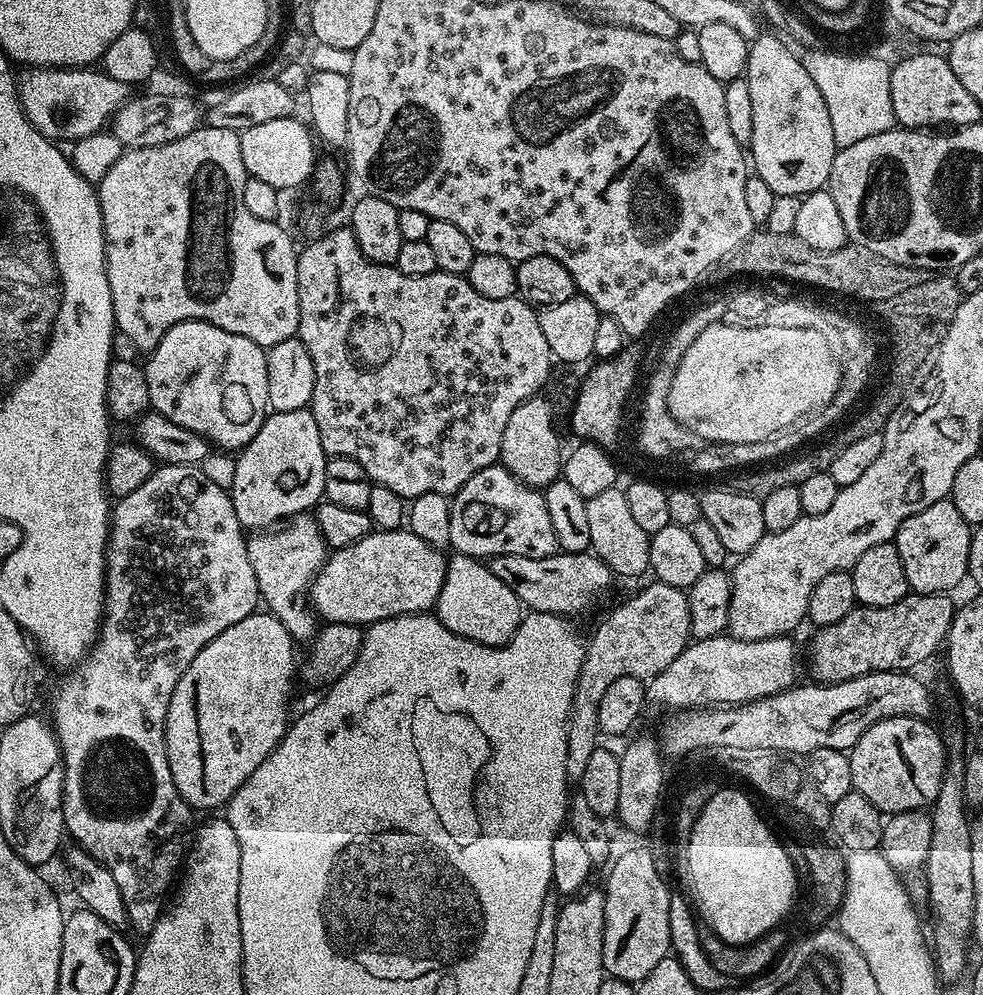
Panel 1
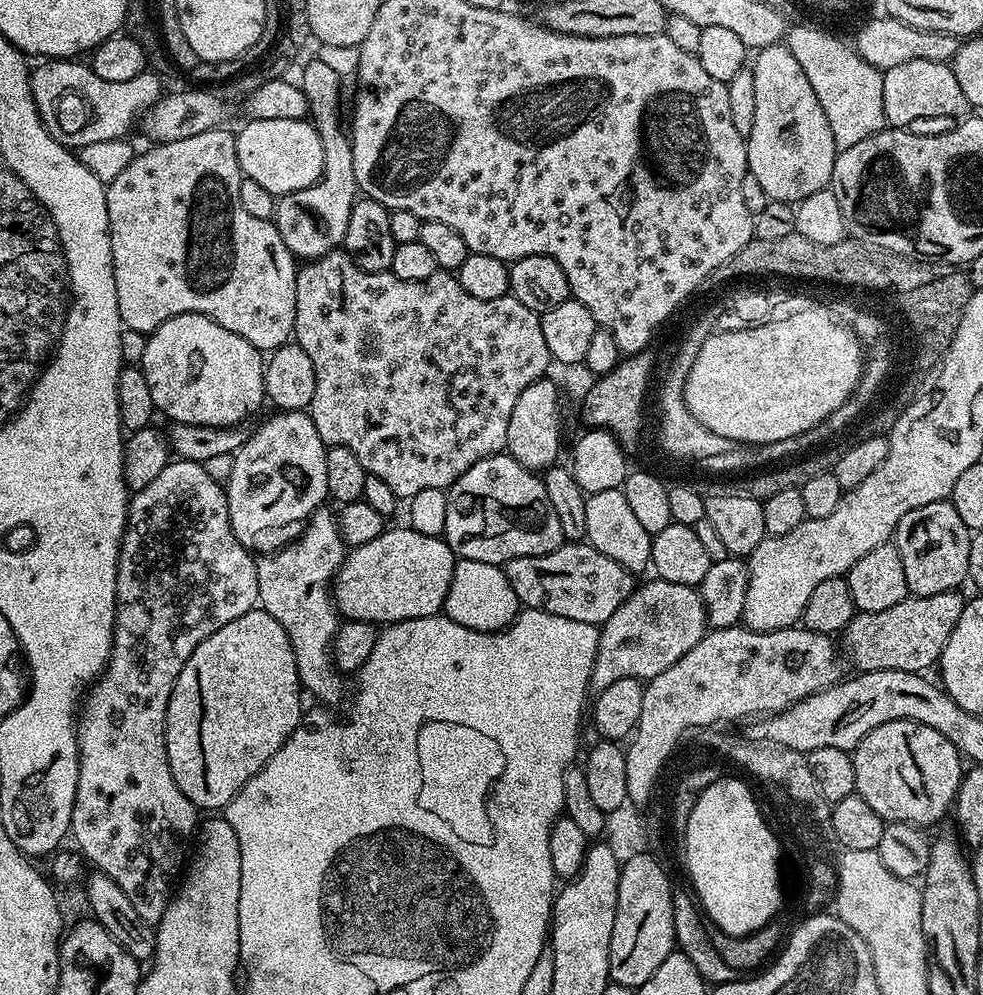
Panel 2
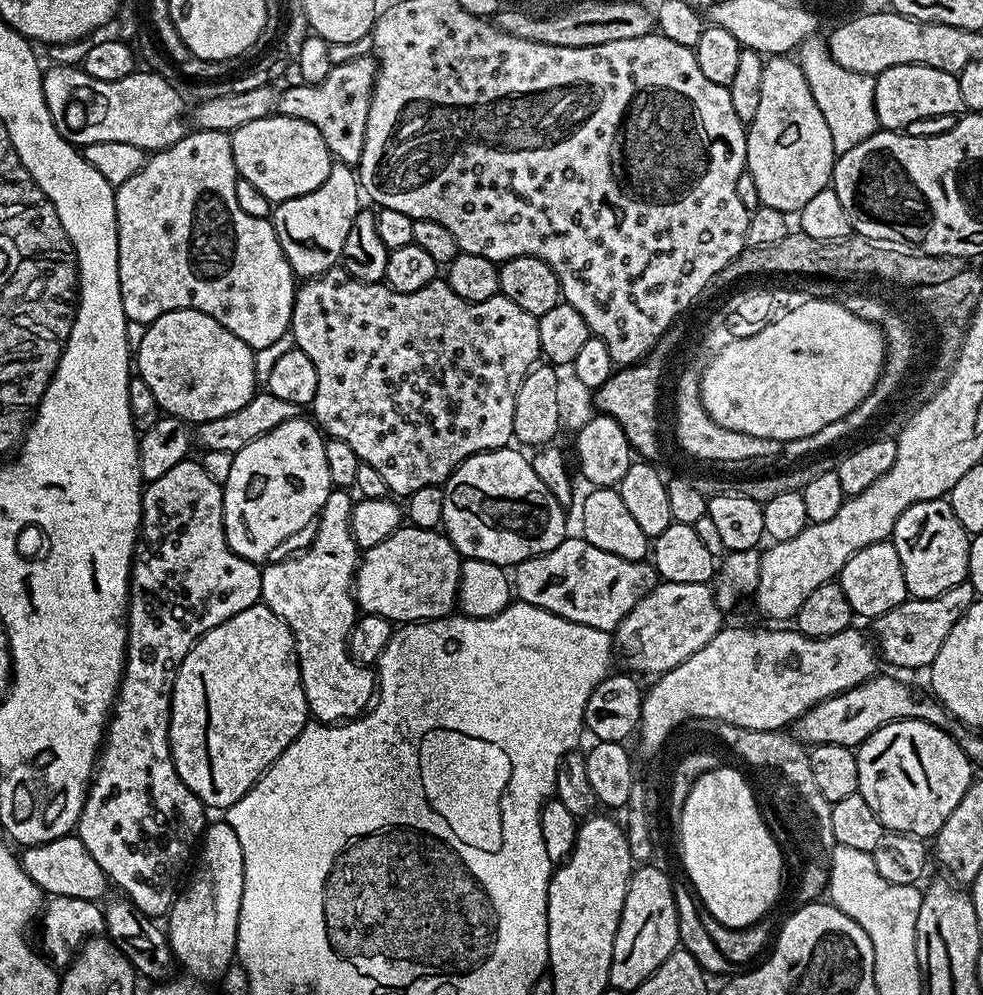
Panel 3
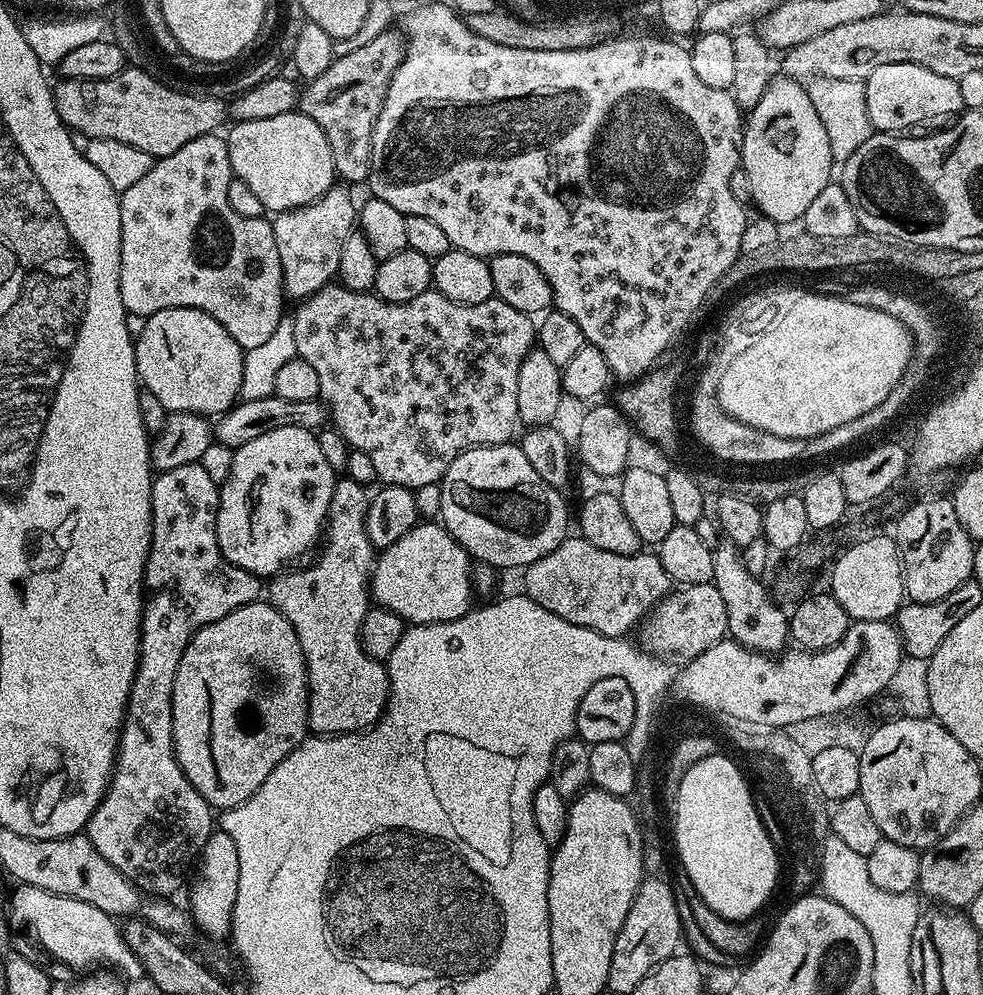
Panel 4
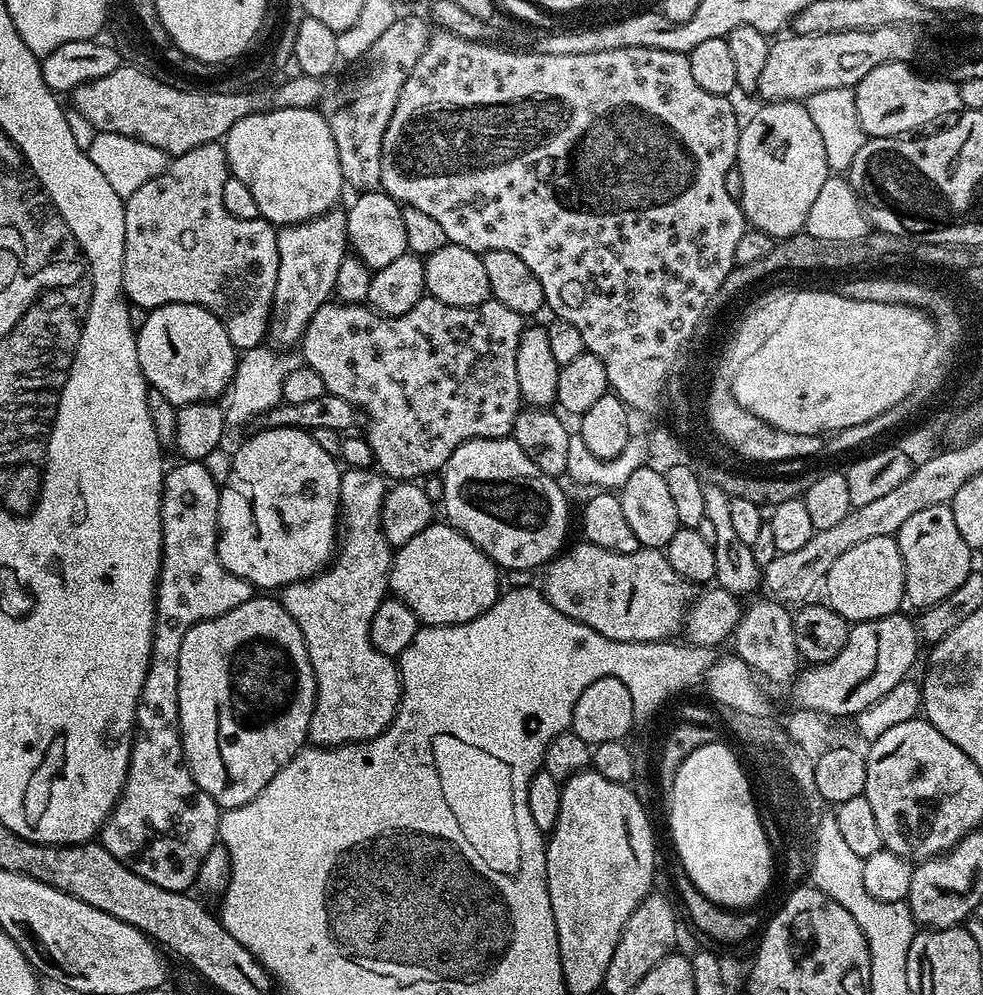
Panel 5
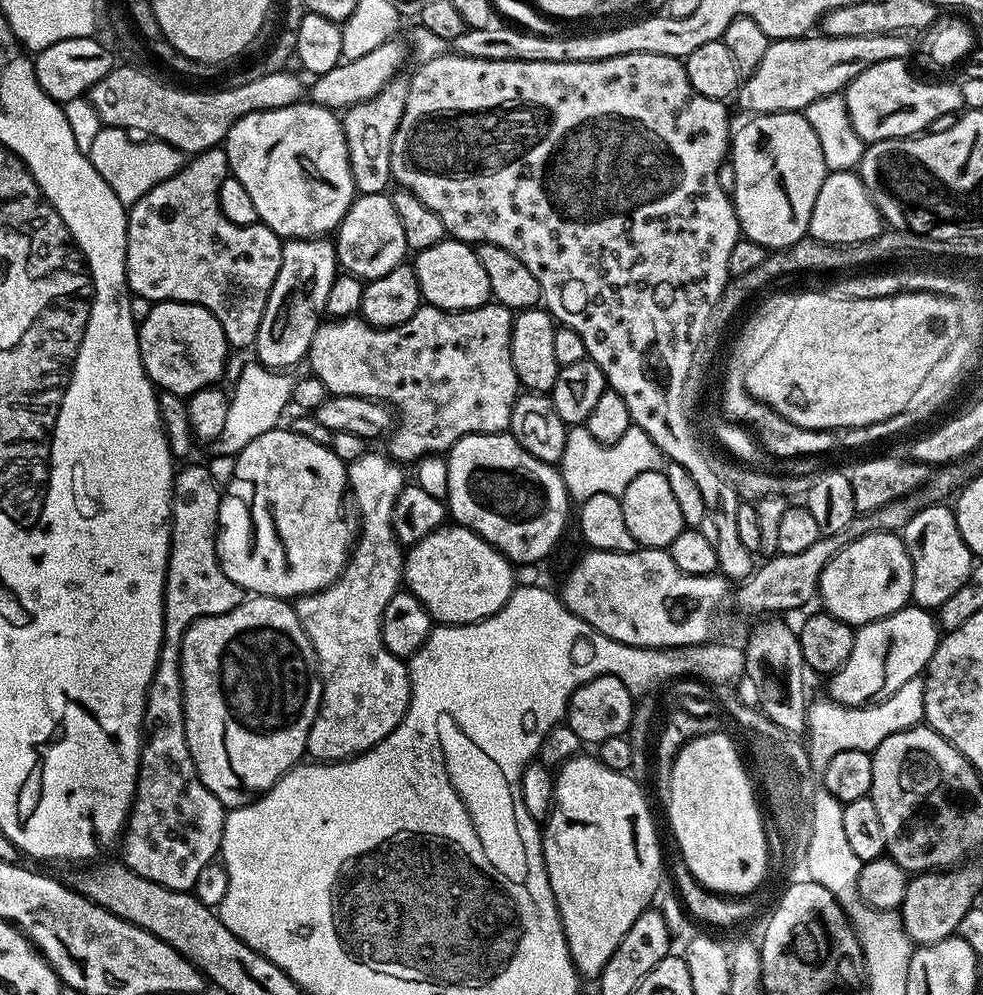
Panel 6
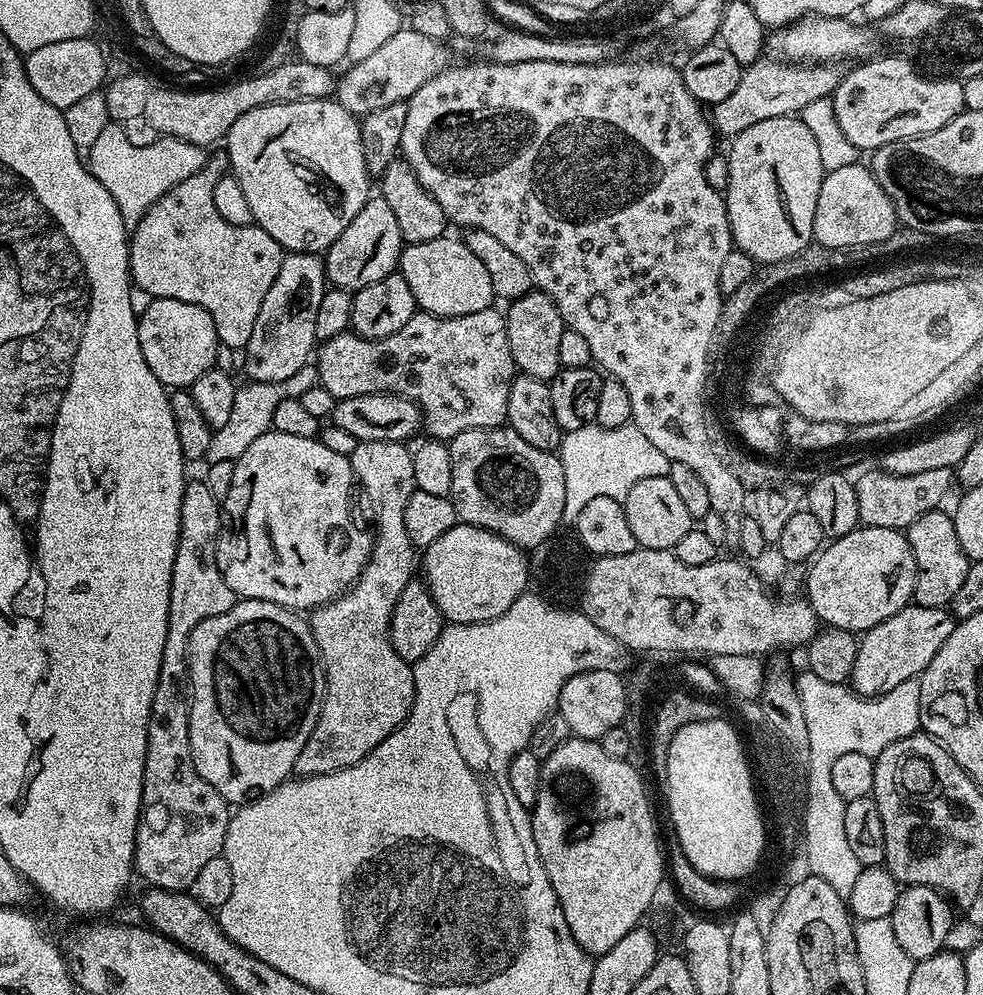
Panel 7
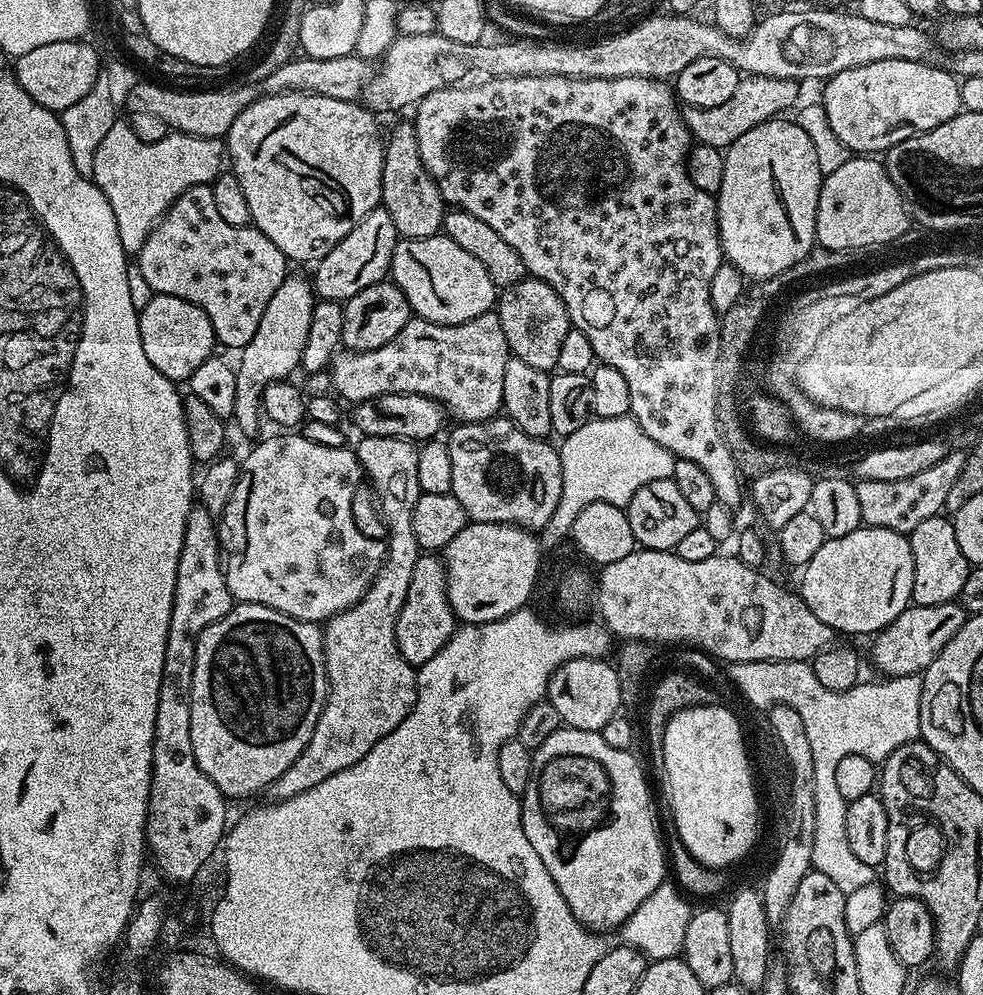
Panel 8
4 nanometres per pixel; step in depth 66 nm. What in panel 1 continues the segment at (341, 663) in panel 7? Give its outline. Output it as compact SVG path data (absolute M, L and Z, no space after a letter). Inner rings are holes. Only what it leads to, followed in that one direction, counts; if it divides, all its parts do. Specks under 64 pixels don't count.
M301 514L271 530L253 531L247 542L246 554L250 554L250 567L254 570L254 578L258 578L263 607L276 616L282 626L286 626L293 641L311 641L318 631L318 617L304 599L316 578L316 571L330 555L328 544L320 533L320 525L311 515Z

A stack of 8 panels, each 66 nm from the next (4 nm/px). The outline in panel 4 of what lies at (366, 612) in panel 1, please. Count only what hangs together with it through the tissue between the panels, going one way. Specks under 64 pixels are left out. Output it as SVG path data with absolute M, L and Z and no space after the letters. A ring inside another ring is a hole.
M420 522L411 528L394 546L383 549L376 557L372 573L370 596L379 607L398 614L409 625L441 624L462 618L473 607L474 561L466 549L445 530L443 523Z

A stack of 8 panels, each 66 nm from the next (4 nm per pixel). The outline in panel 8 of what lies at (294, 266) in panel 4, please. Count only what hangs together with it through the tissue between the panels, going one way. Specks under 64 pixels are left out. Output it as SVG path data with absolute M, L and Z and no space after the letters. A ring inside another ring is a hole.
M290 274L274 290L274 298L266 306L266 314L262 314L262 322L258 322L258 331L254 338L239 353L240 364L235 365L236 389L234 390L234 410L231 419L245 432L252 436L262 424L264 410L264 388L279 380L288 380L292 371L300 368L302 350L306 350L306 334L310 334L310 314L314 314L317 302L314 284L304 276Z

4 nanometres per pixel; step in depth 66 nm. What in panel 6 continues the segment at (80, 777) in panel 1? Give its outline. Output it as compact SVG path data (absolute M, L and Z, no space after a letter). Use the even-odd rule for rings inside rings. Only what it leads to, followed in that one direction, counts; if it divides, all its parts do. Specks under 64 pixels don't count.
M203 463L191 464L184 466L189 468L181 467L177 471L176 481L172 484L172 541L164 587L164 641L160 647L158 666L154 670L154 678L150 682L146 698L136 796L132 799L128 822L124 826L122 839L118 844L118 849L120 848L121 854L124 855L121 856L122 863L130 870L134 870L134 874L142 878L150 878L150 882L158 882L170 890L179 892L192 892L204 872L204 867L212 859L214 861L217 859L226 815L224 804L218 802L218 798L214 798L214 794L210 794L210 790L206 790L206 786L198 778L190 754L190 746L186 742L180 643L186 630L198 618L226 614L246 598L244 589L230 582L230 578L226 578L220 559L216 557L216 529L222 495L221 485L214 482L214 478Z

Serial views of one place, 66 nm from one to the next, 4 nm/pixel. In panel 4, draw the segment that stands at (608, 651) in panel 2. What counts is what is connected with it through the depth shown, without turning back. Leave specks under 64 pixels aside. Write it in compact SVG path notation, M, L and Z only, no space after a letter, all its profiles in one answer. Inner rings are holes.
M713 583L680 586L669 591L668 595L644 617L643 628L643 647L647 651L665 658L672 656L691 658L700 652L710 650L710 646L714 646L729 635L726 603Z

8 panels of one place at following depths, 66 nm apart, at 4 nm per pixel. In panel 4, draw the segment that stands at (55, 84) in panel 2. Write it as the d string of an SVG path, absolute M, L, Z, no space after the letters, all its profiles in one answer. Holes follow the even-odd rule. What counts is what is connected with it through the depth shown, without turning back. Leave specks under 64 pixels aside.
M125 67L124 71L105 80L61 79L55 85L56 109L64 127L80 133L88 140L114 138L114 142L126 142L126 146L138 146L153 158L169 156L174 150L182 150L186 142L194 138L211 136L226 118L223 99L180 93L178 88L162 83L148 72Z

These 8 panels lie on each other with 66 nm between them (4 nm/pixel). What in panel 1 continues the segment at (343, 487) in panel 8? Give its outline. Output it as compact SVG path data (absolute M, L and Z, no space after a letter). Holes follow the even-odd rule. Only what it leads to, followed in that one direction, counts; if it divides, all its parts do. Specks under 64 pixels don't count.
M299 408L265 416L258 434L236 456L230 495L241 528L268 530L277 522L315 509L324 494L327 465L322 438L318 438L318 422L314 422L311 410Z

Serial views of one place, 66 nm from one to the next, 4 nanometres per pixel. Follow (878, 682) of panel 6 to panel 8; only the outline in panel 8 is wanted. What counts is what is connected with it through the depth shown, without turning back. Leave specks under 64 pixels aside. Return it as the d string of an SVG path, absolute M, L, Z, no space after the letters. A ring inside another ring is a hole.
M959 602L939 604L938 606L909 606L905 612L898 614L894 622L884 627L883 632L875 637L876 645L872 648L872 660L876 668L885 677L915 676L938 658L942 646L962 630L966 619L964 605Z

